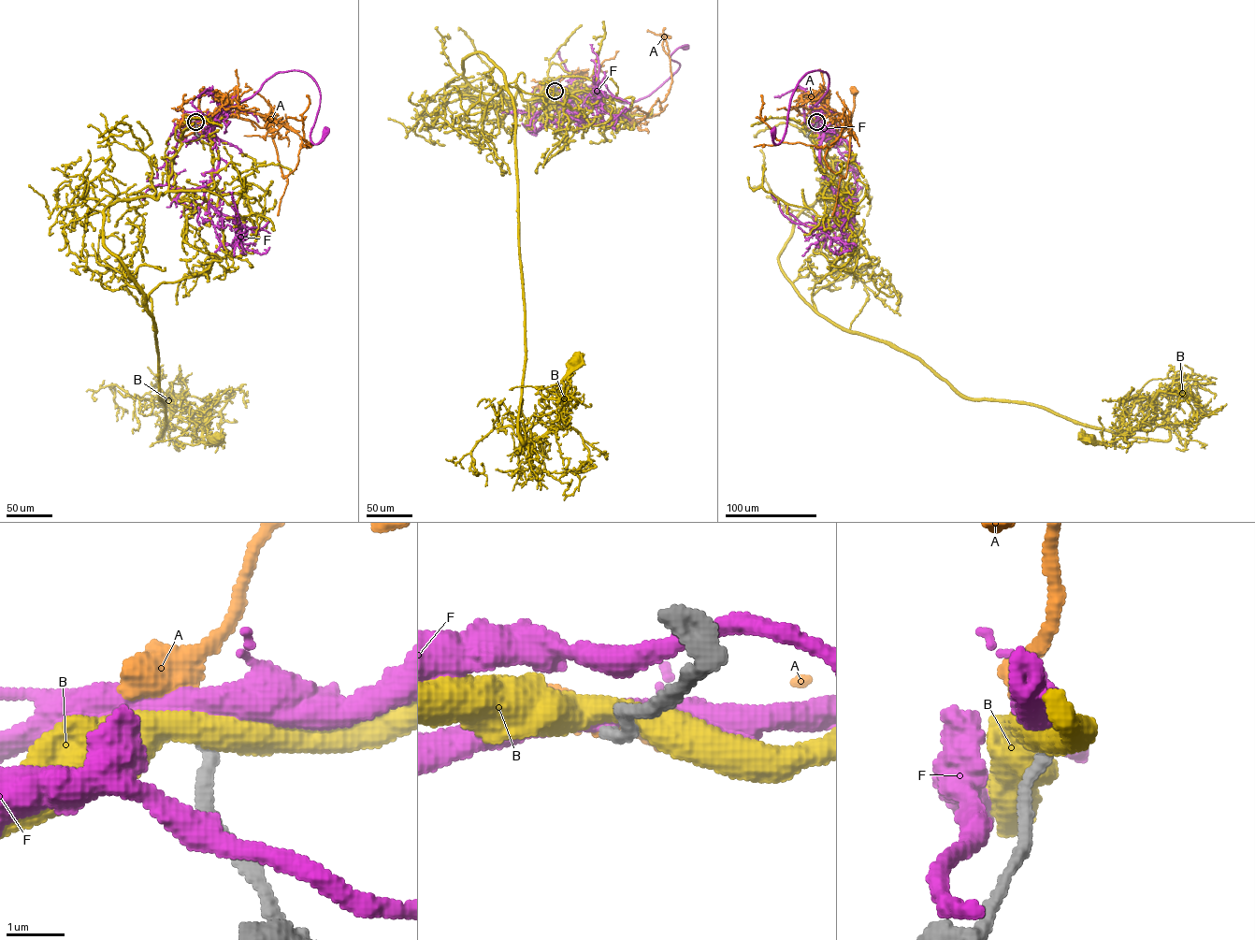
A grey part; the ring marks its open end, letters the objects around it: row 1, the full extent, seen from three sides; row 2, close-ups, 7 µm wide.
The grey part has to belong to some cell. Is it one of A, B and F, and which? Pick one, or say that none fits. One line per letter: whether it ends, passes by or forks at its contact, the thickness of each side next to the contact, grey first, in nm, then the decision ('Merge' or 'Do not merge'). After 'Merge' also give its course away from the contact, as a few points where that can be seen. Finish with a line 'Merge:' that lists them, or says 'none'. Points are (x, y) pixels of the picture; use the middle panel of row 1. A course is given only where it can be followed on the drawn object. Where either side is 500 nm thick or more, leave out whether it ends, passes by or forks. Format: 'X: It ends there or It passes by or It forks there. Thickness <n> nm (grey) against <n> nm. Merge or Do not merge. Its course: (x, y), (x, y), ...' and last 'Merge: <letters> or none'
A: It forks there. Thickness 200 nm (grey) against 240 nm. Merge. Its course: (555, 91), (546, 89), (540, 81), (543, 99), (557, 111), (554, 115), (558, 128), (561, 127)
B: It passes by. Thickness 260 nm (grey) against 480 nm. Do not merge
F: It passes by. Thickness 200 nm (grey) against 440 nm. Do not merge
Merge: A

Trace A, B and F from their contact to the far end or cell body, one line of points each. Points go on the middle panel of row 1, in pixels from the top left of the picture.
A: (555, 91), (546, 89), (540, 81), (543, 99), (557, 111), (554, 115), (558, 128), (561, 127)
B: (555, 91), (531, 107), (483, 94), (462, 63), (483, 52), (513, 107), (523, 443), (558, 424), (577, 364)
F: (555, 91), (581, 94), (595, 89), (632, 103), (648, 96), (678, 70), (680, 65), (670, 56), (685, 47)

